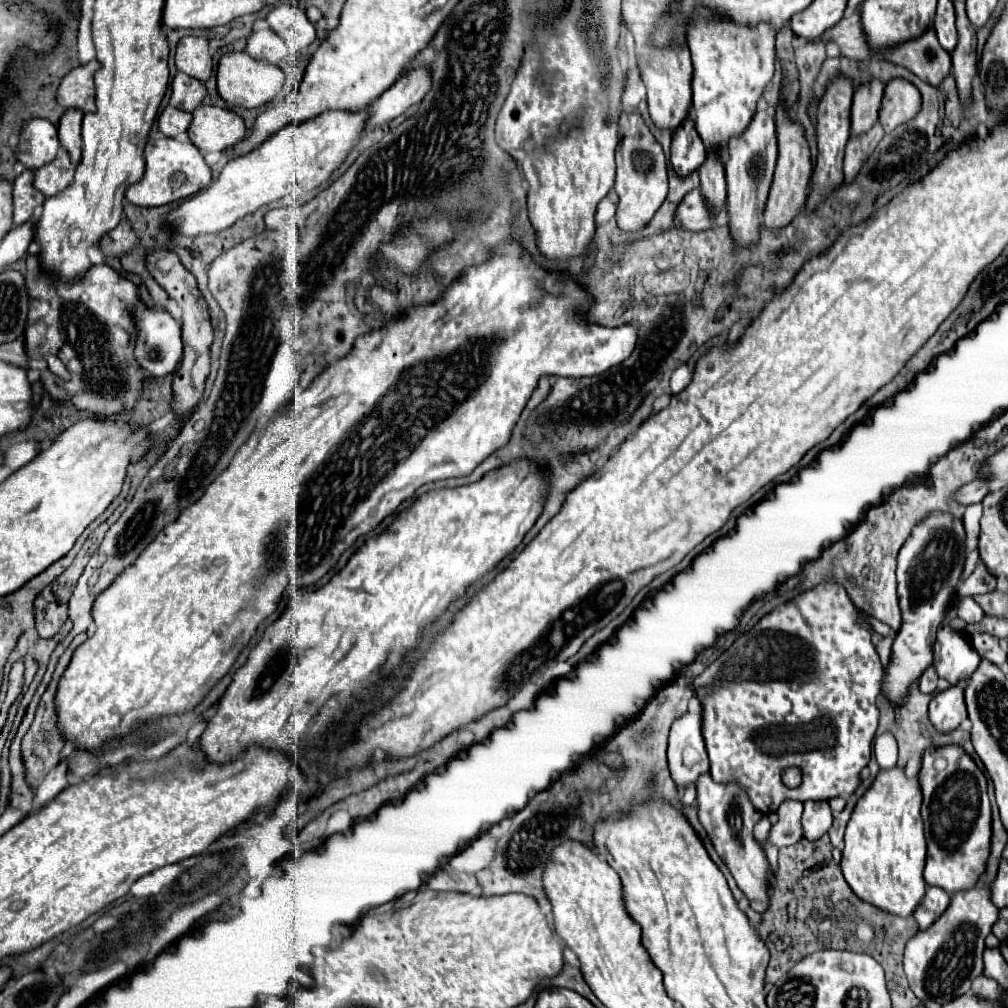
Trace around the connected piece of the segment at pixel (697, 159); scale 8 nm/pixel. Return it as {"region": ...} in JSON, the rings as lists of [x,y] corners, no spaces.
{"region":[[[689,118],[675,130],[669,160],[679,176],[689,176],[703,164],[705,158],[707,158],[707,148],[693,126],[693,118]]]}

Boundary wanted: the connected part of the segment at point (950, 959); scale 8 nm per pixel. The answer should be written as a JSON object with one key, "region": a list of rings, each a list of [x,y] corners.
{"region":[[[979,882],[975,888],[951,896],[947,912],[925,932],[917,932],[905,948],[905,974],[913,994],[921,1000],[947,1004],[965,994],[971,982],[983,974],[985,938],[991,934],[999,910],[991,902],[991,892]]]}

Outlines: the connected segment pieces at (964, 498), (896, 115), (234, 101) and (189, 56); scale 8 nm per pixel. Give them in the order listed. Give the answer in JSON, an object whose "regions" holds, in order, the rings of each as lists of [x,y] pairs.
{"regions":[[[[977,478],[971,484],[965,484],[963,488],[959,488],[959,492],[955,492],[955,496],[953,496],[953,502],[969,506],[973,502],[981,502],[987,494],[989,494],[989,482],[983,478],[981,480]]],[[[895,78],[885,86],[879,122],[883,124],[885,132],[893,132],[893,128],[897,128],[899,124],[913,120],[919,114],[919,108],[921,108],[919,90],[911,82]]],[[[229,52],[219,60],[217,68],[217,92],[229,106],[241,108],[259,108],[275,98],[285,82],[285,74],[281,68],[271,66],[263,60],[253,60],[247,52]]],[[[199,36],[181,38],[175,50],[175,66],[179,72],[185,72],[205,82],[213,72],[213,60],[209,54],[207,38],[199,38]]]]}

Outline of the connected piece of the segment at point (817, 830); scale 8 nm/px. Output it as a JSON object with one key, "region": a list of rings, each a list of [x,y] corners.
{"region":[[[825,800],[805,802],[805,812],[801,816],[801,826],[803,826],[803,836],[807,840],[819,840],[819,836],[827,834],[833,824],[831,818],[831,808]]]}

